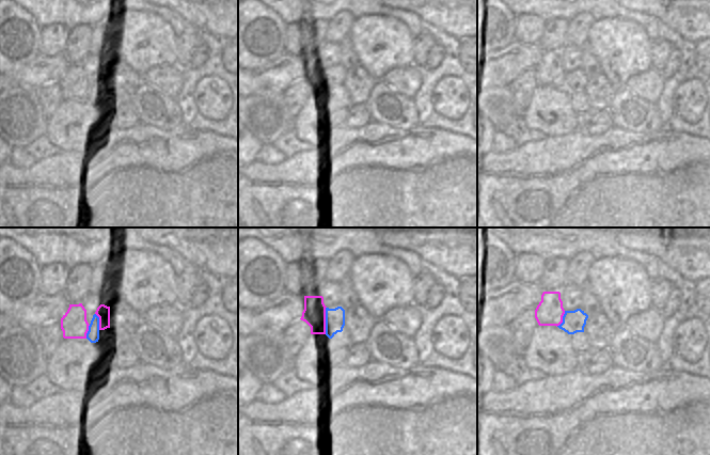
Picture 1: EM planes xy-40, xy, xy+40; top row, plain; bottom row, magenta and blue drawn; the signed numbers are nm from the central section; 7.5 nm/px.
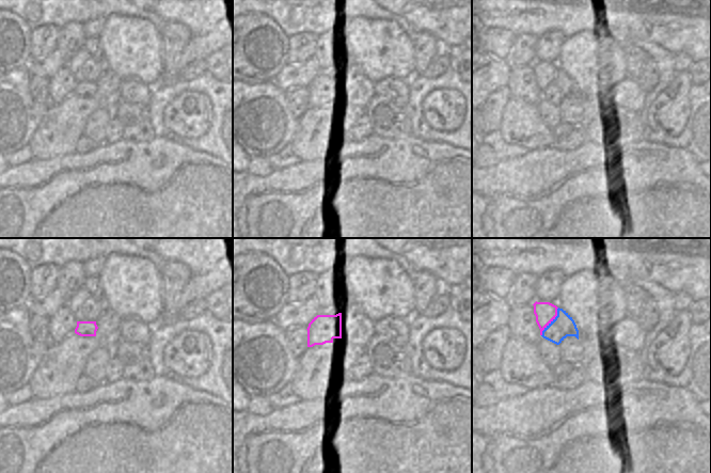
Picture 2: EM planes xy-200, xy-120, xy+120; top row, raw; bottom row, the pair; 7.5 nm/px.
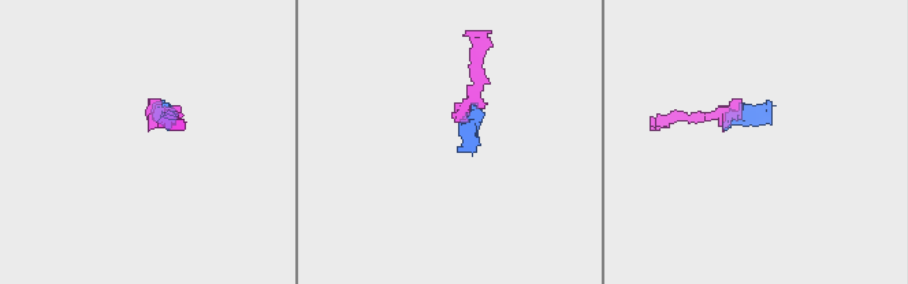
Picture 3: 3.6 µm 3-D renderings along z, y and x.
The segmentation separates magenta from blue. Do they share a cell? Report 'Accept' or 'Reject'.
Accept.

